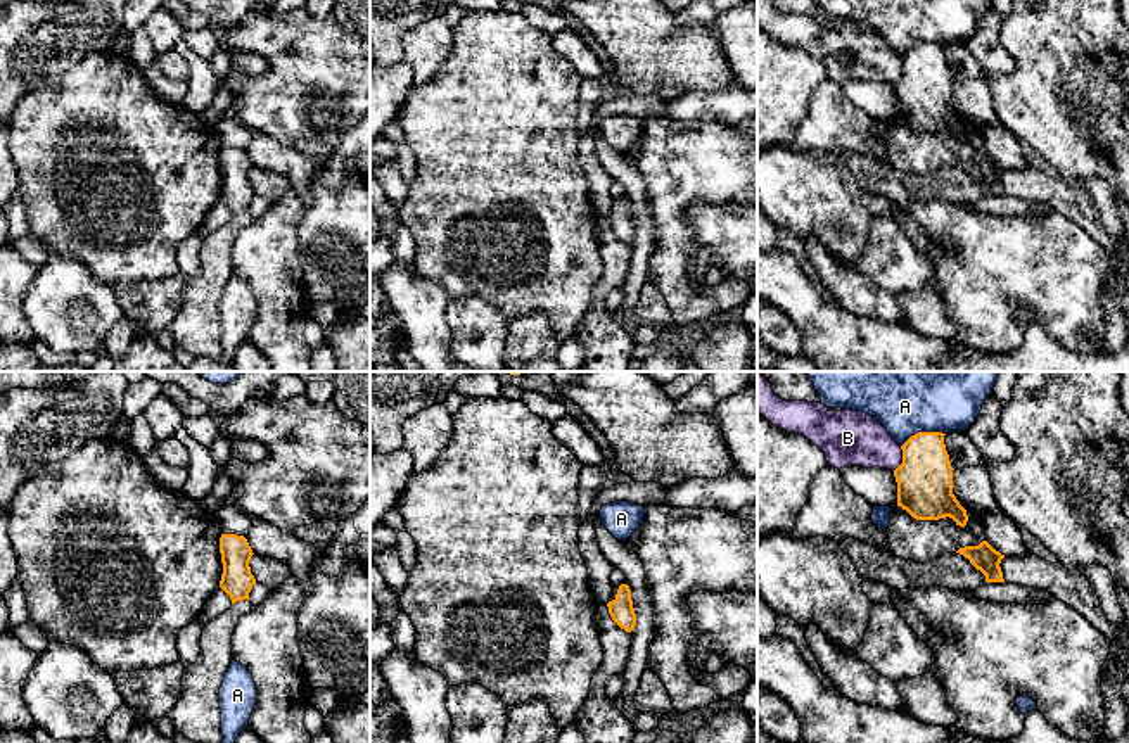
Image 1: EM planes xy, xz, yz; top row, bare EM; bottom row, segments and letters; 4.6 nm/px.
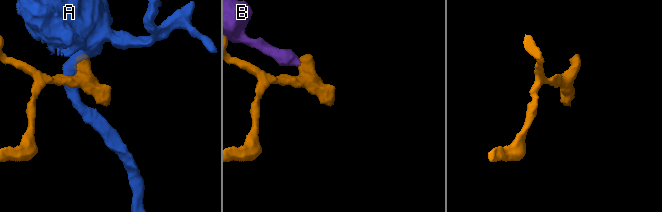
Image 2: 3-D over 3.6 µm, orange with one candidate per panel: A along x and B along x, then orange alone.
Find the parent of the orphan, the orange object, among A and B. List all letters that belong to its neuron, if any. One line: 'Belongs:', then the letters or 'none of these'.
Belongs: none of these

